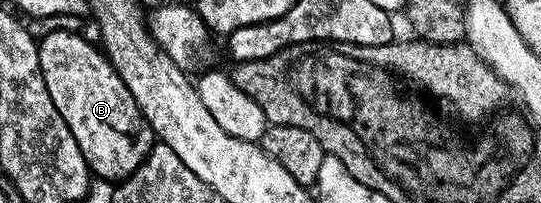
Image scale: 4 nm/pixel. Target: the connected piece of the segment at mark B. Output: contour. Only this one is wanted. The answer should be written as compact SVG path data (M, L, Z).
M51 31L44 39L38 40L38 45L39 64L41 73L45 77L45 89L49 89L49 97L53 97L53 105L57 105L57 113L65 117L65 125L69 125L92 176L103 181L128 179L147 160L147 154L157 140L153 129L145 121L137 101L133 101L125 81L121 81L110 59L96 44L95 48L89 40L82 39L71 31Z

